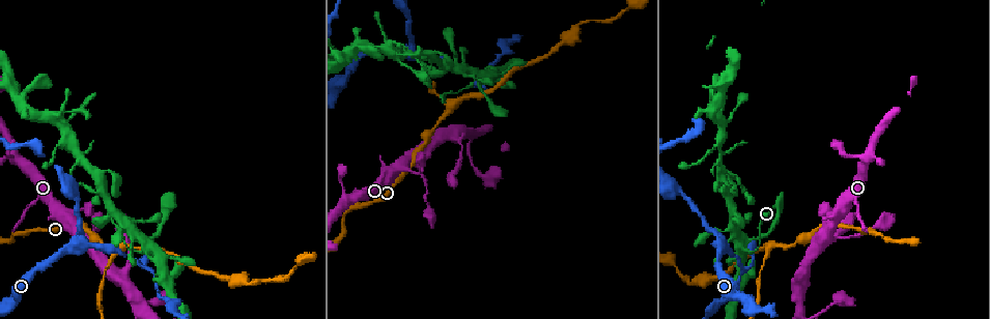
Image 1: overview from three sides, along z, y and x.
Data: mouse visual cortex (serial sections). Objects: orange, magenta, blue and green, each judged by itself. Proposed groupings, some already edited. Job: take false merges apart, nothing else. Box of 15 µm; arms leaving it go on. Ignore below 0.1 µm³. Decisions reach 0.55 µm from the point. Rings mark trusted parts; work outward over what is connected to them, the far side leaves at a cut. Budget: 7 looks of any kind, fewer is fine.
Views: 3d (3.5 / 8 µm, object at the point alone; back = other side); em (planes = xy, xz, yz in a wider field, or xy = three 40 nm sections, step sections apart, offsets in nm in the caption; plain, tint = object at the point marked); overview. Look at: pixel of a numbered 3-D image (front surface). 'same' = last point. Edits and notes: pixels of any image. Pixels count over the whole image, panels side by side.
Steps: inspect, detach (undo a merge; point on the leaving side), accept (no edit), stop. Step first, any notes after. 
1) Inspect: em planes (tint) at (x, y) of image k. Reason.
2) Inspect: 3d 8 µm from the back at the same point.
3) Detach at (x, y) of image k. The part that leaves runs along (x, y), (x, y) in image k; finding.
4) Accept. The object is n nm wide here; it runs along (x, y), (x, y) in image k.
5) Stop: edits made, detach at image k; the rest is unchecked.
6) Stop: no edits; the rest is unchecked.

Inspect: 3d 3.5 µm at (596, 22) of image 1. Calibre changes.

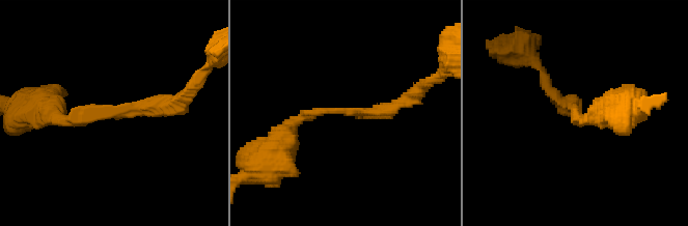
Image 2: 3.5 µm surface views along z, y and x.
Inspect: em planes (tint) at (105, 113) of image 2. The arms are 200, 250 nm wide; now the EM.

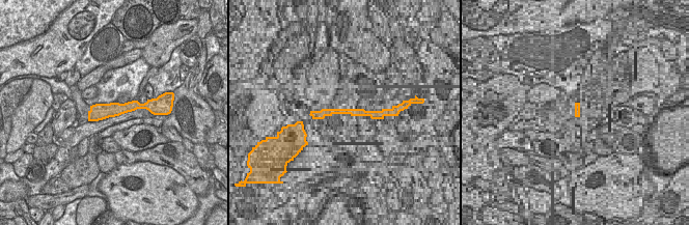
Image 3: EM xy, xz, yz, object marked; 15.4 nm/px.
Accept. The object is 260 nm wide here; it runs along (144, 106), (99, 111), (90, 118) in image 3; one cell here.

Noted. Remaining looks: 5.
Inspect: 3d 3.5 µm at (766, 258) of image 1. Calibre changes.

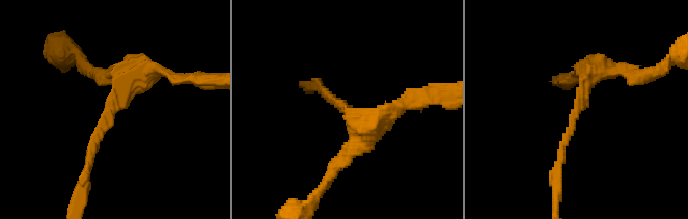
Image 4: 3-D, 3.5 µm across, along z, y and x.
Inspect: em xy step 3 (plain) at (108, 113) of image 4.

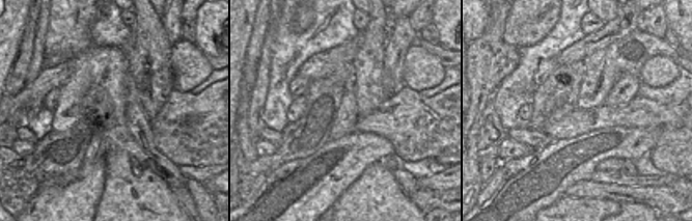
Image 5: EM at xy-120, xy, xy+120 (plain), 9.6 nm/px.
Inspect: em xy step 3 (tint) at the same point.

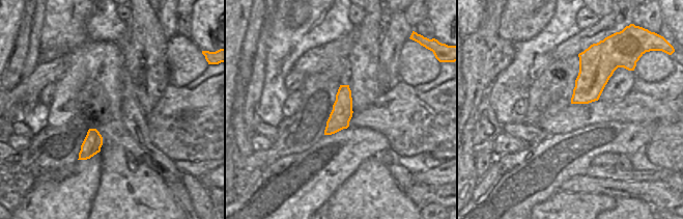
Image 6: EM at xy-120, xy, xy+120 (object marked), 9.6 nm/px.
Accept. The arms are 150, 300 nm wide; it runs along (611, 71), (587, 80), (556, 172) in image 4; one cell here.

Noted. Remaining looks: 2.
Inspect: 3d 8 µm from the back at (9, 85) of image 1. Sharp bend.

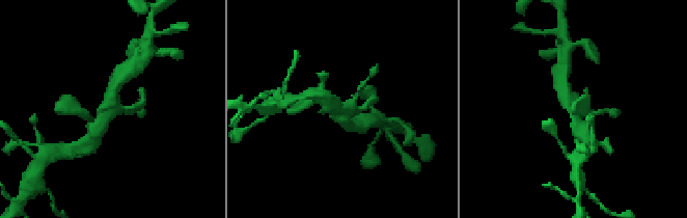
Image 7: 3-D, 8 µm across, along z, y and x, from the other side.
Inspect: em xy step 5 (tint) at (110, 113) of image 7.

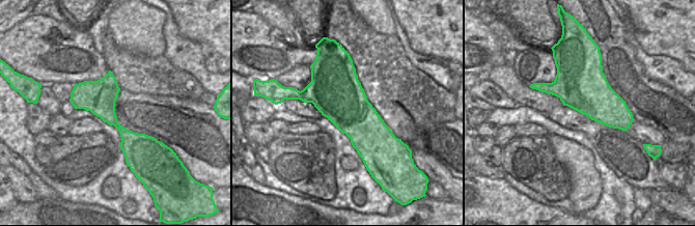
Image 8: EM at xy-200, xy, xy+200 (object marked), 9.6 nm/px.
Accept. It runs along (76, 87), (134, 142), (154, 142) in image 8; one cell here.

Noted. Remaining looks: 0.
Stop: no edits; the rest is unchecked.

